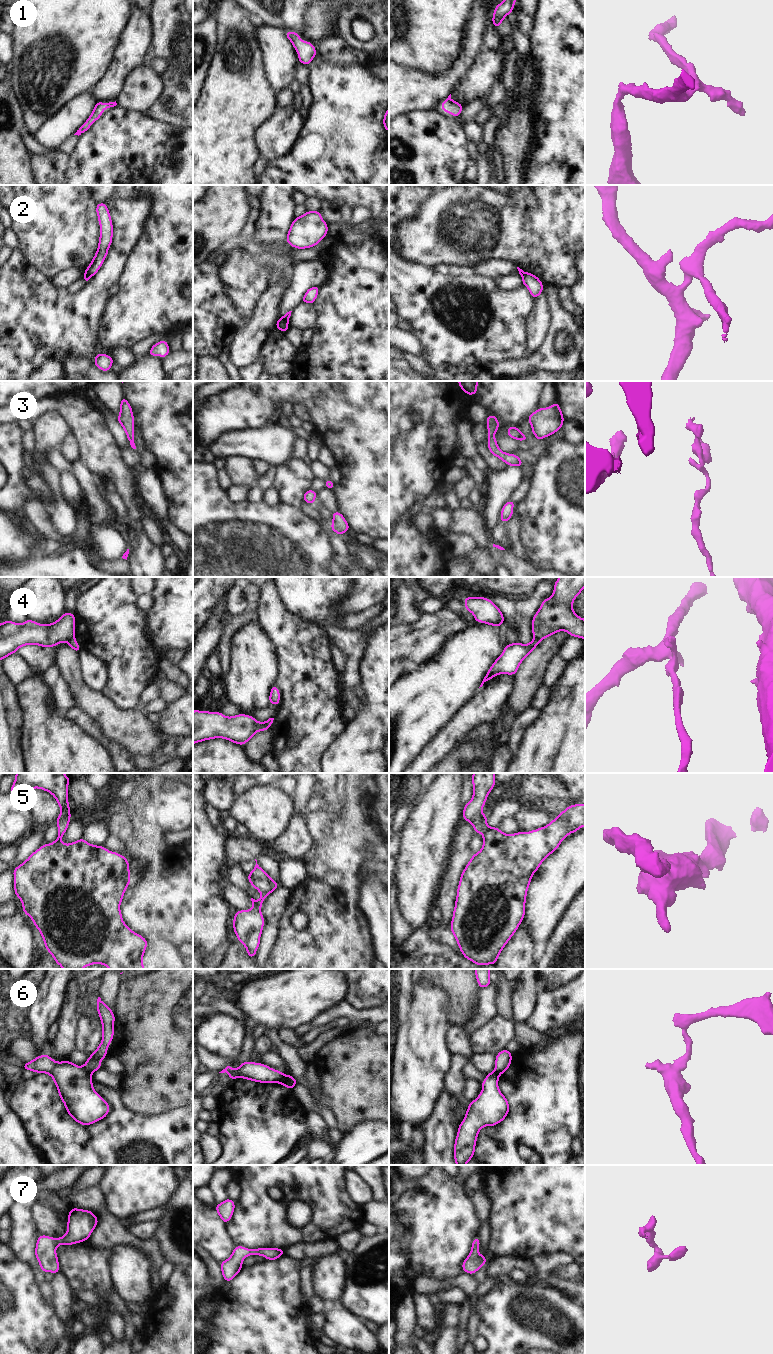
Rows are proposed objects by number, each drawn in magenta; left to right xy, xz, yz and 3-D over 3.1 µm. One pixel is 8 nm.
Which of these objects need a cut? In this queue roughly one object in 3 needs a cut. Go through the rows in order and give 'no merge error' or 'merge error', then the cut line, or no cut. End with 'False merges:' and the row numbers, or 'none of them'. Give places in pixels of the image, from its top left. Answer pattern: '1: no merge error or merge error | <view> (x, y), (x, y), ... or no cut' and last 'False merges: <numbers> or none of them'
1: no merge error | no cut
2: merge error | xz (281, 317), (287, 322)
3: no merge error | no cut
4: merge error | xy (74, 638), (68, 643)
5: no merge error | no cut
6: merge error | xy (80, 1067), (90, 1075)
7: no merge error | no cut
False merges: 2, 4, 6

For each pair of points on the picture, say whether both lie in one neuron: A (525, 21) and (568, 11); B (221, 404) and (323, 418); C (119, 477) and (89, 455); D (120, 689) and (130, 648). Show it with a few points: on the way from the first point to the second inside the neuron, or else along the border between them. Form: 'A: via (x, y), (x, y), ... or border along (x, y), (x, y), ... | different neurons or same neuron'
A: border along (534, 18), (534, 28), (529, 35) | different neurons
B: via (247, 404), (260, 393), (299, 393) | same neuron
C: via (112, 470), (96, 455) | same neuron
D: via (126, 679), (130, 669), (130, 658) | same neuron

